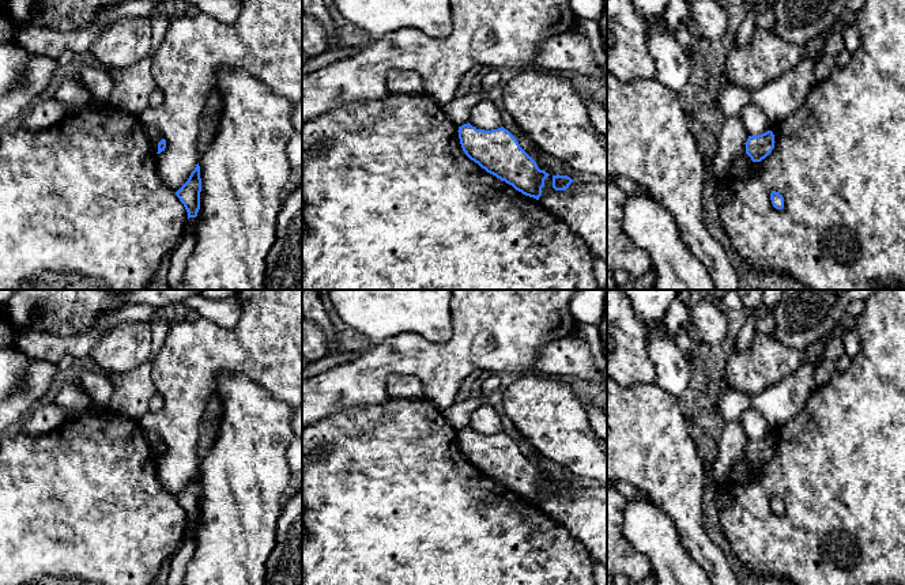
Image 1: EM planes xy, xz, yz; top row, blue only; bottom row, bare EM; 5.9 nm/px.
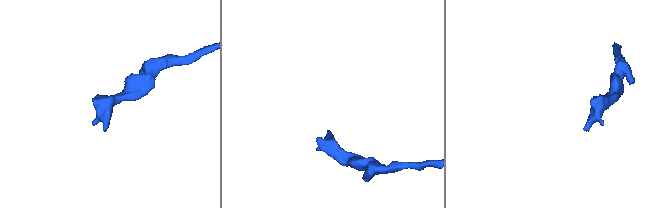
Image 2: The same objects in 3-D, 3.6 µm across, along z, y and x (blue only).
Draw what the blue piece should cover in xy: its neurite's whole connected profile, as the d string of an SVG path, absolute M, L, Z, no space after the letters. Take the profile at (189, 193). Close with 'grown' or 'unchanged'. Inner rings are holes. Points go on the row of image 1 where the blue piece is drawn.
M197 163L188 181L176 192L177 197L184 204L188 212L188 219L197 216L197 212L200 210L200 192L201 178L200 166Z | unchanged

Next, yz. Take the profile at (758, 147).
M768 131L758 136L748 136L746 141L746 154L753 162L761 162L765 159L774 148L774 135Z | unchanged

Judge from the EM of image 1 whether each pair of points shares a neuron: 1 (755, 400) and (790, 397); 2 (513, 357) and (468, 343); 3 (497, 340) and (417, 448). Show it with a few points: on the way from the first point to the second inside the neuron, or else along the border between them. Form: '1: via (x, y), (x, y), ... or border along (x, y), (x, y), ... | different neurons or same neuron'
1: via (764, 400), (781, 400) | same neuron
2: via (502, 351), (493, 351), (485, 343), (479, 343) | same neuron
3: border along (425, 399), (441, 410) | different neurons

